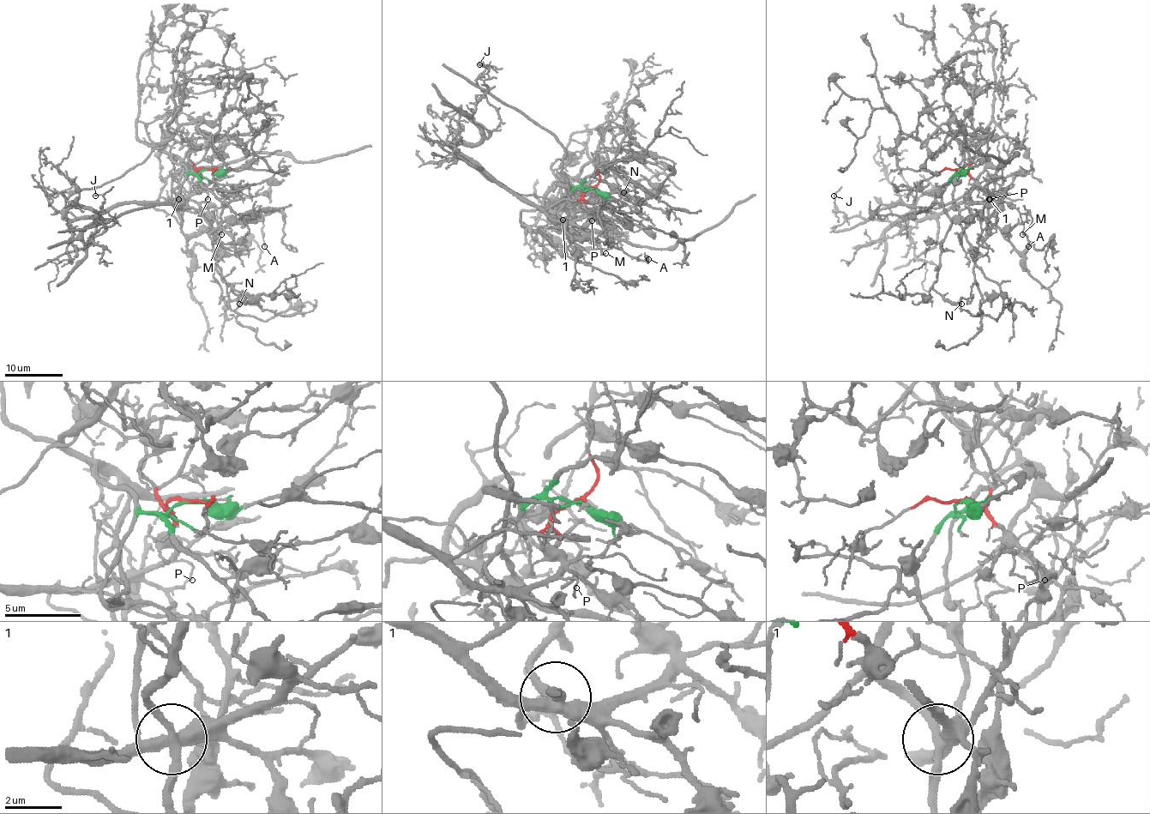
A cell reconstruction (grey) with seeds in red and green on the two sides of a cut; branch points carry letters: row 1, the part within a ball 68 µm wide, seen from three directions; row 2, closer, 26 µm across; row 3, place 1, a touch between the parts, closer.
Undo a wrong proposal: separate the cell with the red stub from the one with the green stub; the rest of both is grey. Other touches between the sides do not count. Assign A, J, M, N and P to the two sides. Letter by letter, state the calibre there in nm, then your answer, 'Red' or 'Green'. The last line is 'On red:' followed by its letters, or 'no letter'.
A: Thickness 110 nm. Green
J: Thickness 110 nm. Red
M: Thickness 110 nm. Red
N: Thickness 120 nm. Green
P: Thickness 100 nm. Red
On red: J, M, P

